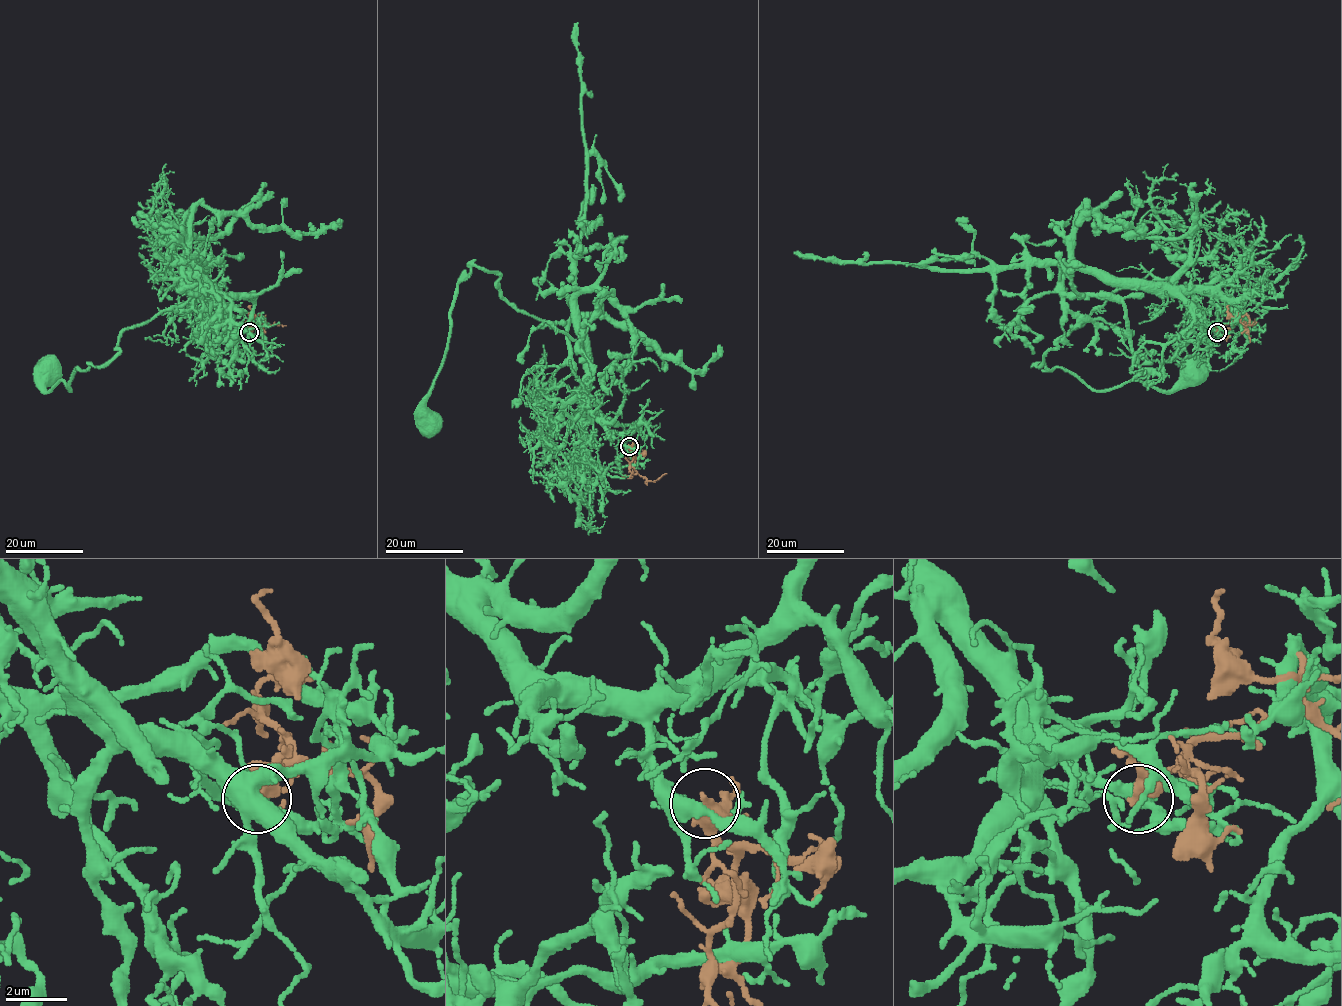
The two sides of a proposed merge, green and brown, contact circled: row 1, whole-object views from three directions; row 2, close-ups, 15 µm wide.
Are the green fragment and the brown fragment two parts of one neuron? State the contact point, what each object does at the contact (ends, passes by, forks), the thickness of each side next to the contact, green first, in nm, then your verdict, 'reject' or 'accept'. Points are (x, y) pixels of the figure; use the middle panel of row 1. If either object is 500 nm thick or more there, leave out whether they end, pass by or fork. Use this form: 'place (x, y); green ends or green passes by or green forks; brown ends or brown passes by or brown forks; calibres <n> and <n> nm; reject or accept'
place (629, 446); calibres 400 and 550 nm; reject

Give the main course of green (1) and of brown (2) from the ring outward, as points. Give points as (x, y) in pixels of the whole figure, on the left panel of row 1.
1: (249, 331), (235, 326), (203, 290)
2: (249, 331), (253, 325), (249, 318), (259, 315), (266, 325), (286, 326)

